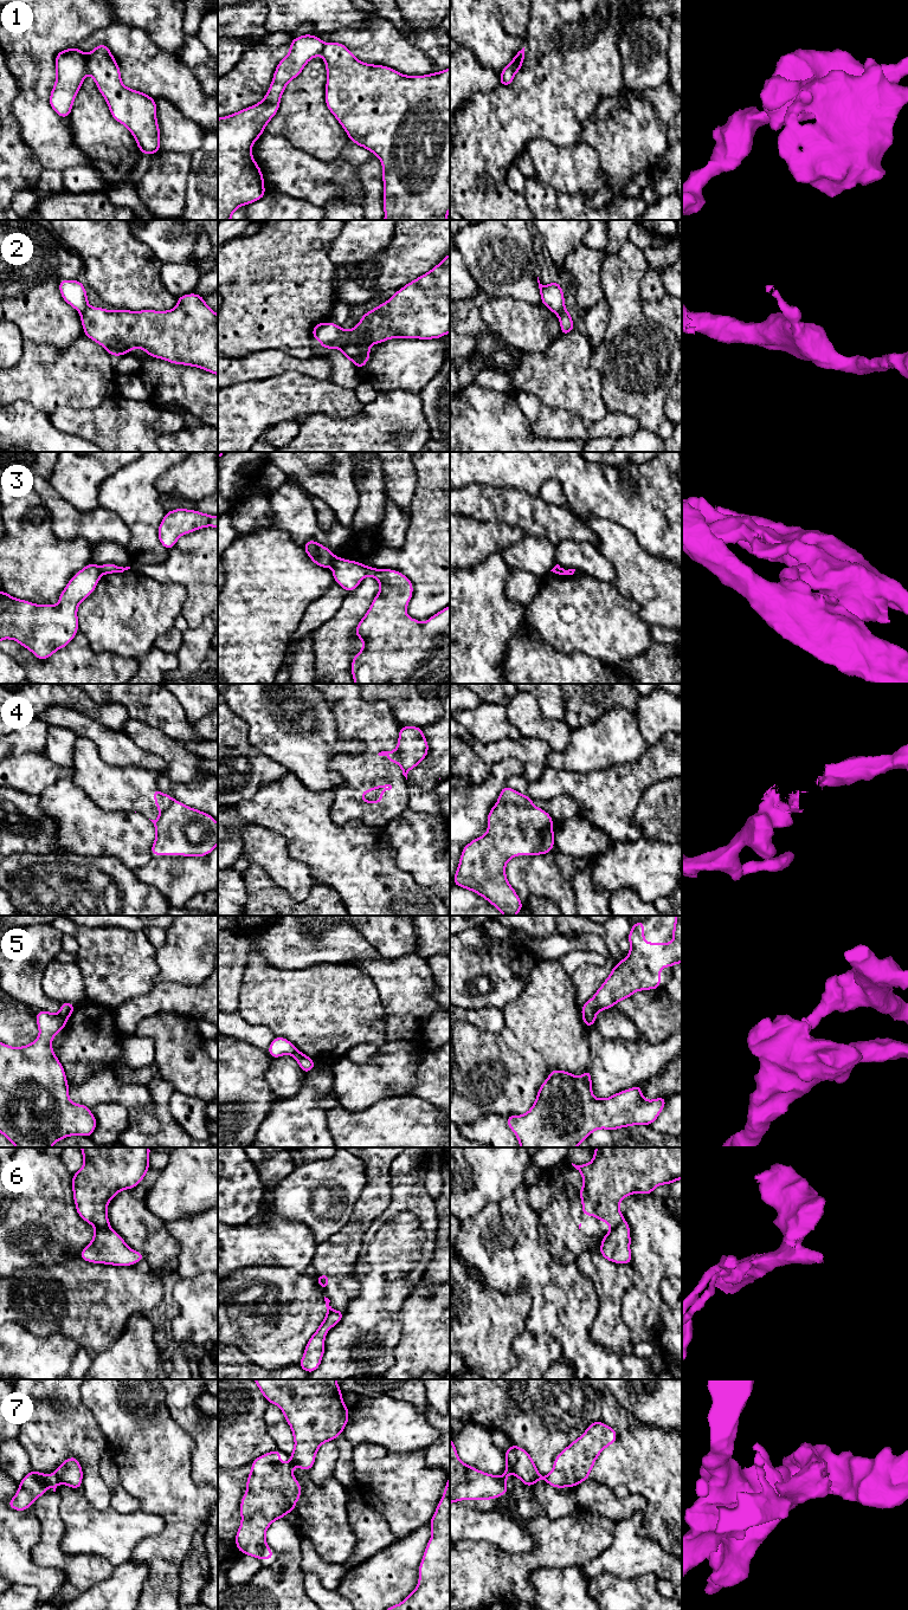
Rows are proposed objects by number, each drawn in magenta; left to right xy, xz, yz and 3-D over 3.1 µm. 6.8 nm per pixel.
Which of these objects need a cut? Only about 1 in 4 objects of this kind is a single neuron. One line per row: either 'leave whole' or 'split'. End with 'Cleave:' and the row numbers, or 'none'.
1: split
2: split
3: split
4: split
5: split
6: split
7: split
Cleave: 1, 2, 3, 4, 5, 6, 7

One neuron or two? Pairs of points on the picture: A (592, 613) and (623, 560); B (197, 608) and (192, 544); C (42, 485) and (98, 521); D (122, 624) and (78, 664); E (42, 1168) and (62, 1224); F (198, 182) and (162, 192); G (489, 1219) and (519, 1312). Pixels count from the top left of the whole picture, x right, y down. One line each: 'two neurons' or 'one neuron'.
A: two neurons
B: one neuron
C: one neuron
D: two neurons
E: one neuron
F: two neurons
G: two neurons

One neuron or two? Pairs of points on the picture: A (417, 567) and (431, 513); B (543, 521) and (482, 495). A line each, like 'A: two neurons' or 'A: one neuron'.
A: one neuron
B: one neuron

